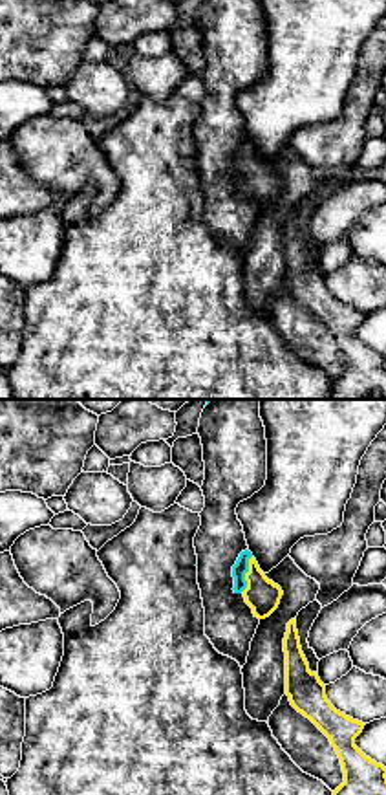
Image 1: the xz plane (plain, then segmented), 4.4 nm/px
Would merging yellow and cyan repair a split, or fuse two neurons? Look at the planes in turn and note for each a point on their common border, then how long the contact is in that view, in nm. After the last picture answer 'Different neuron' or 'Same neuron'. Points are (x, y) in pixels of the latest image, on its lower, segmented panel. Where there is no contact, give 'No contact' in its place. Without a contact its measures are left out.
Touches yellow at (246, 574). Shared border 170 nm

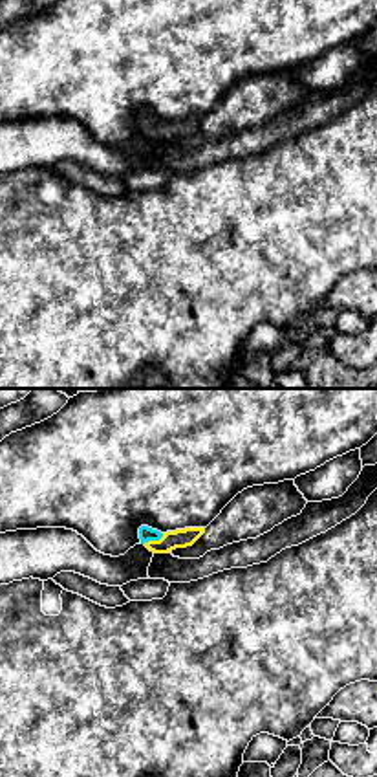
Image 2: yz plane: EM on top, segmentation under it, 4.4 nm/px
Touches yellow at (152, 541). Shared border 100 nm

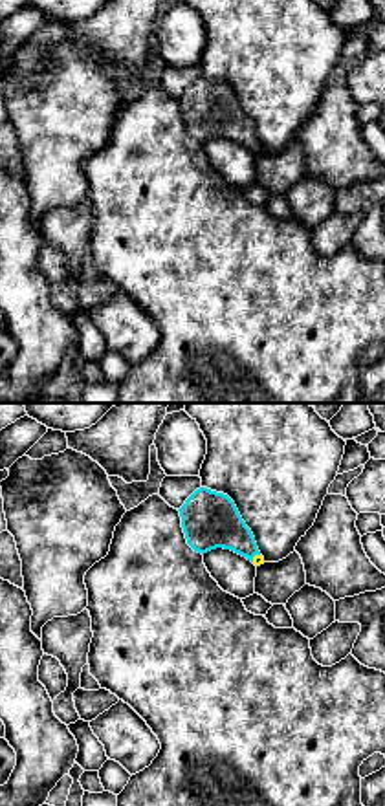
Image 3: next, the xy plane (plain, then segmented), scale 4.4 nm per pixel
Touches yellow at (253, 557). Shared border 50 nm

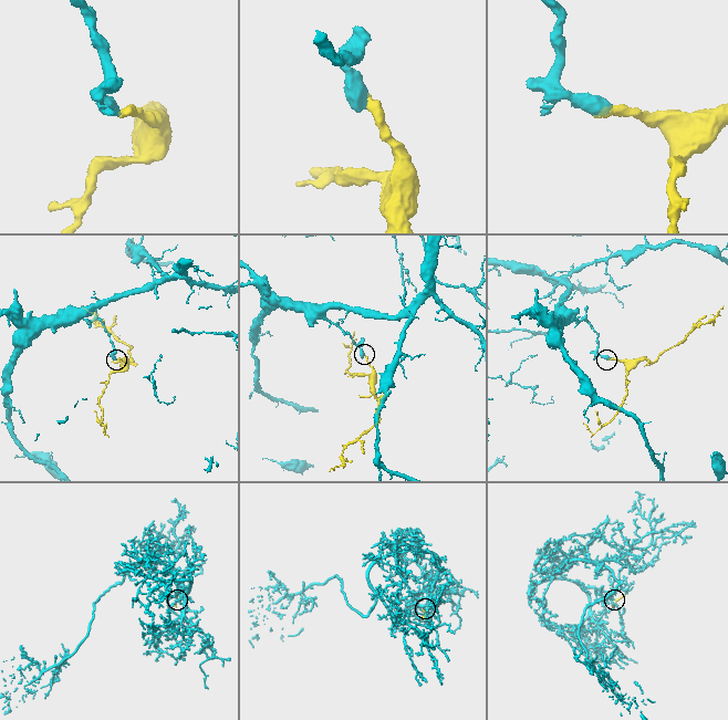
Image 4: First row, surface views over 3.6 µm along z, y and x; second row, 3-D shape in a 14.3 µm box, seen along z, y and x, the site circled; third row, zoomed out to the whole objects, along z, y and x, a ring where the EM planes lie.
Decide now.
Same neuron

